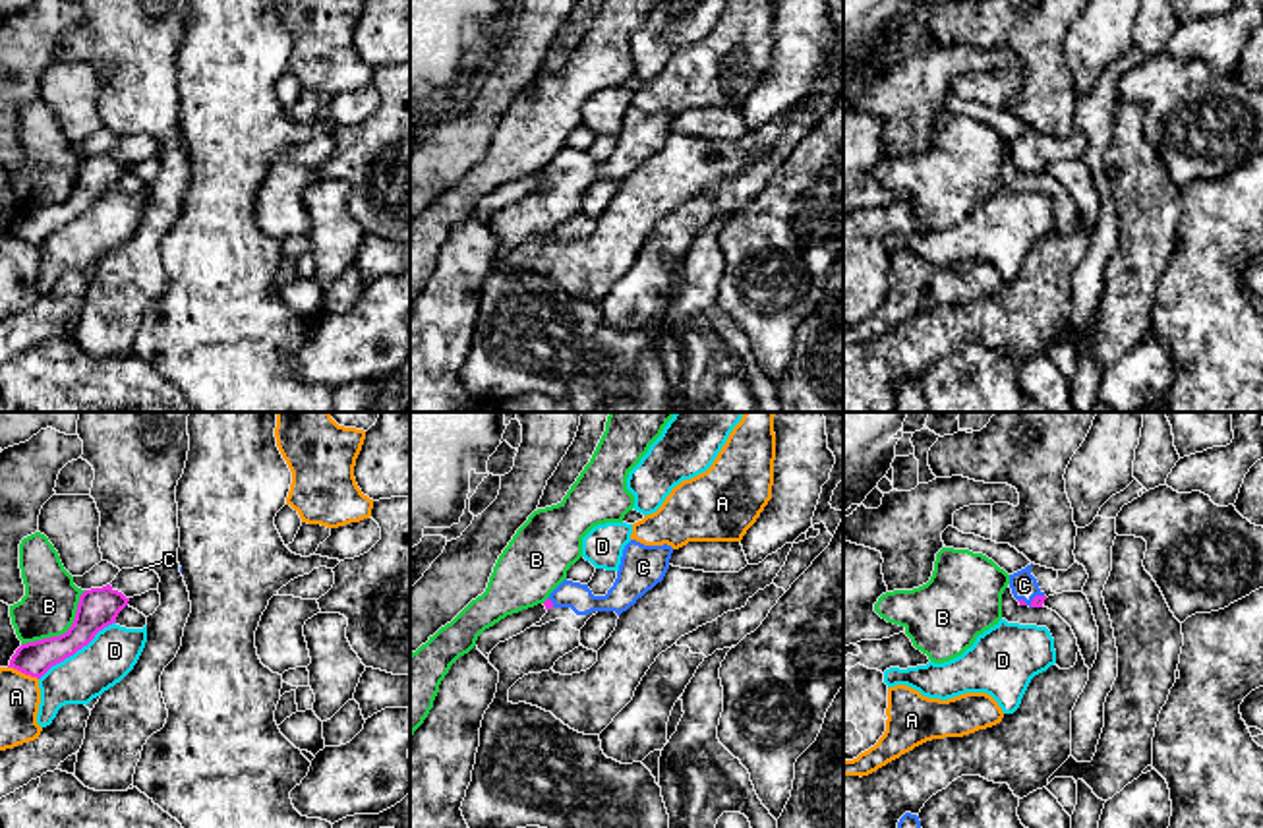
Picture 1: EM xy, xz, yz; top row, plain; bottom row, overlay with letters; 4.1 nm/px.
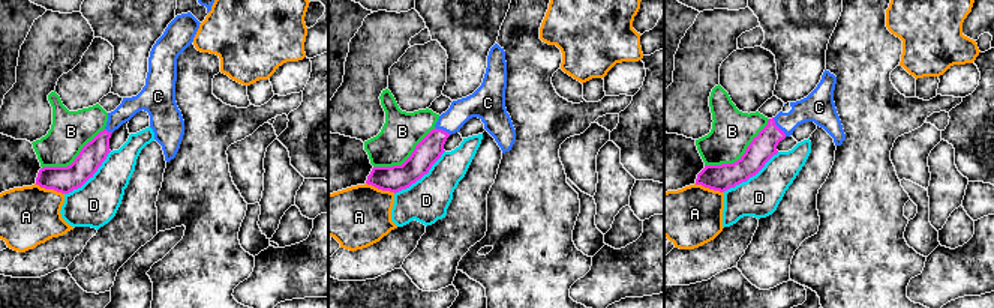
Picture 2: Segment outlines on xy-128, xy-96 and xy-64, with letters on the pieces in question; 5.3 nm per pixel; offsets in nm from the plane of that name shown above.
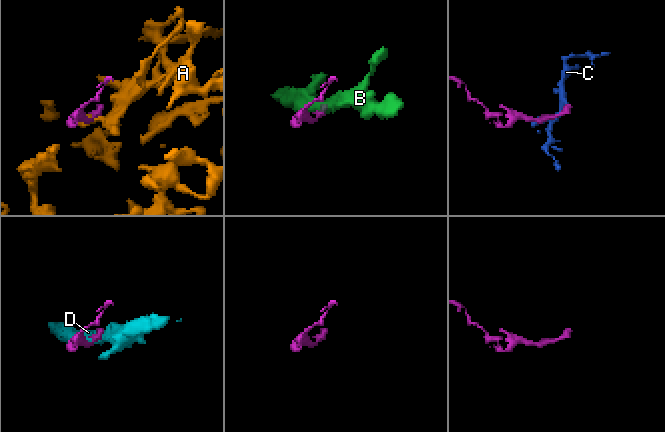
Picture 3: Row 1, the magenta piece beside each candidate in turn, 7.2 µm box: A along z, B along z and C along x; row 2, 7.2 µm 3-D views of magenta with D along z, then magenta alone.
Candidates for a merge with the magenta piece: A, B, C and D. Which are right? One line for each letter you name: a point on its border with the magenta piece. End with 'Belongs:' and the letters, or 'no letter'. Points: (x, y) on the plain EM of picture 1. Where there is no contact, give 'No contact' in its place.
C: Touches magenta at yz (1031, 169)
Belongs: C

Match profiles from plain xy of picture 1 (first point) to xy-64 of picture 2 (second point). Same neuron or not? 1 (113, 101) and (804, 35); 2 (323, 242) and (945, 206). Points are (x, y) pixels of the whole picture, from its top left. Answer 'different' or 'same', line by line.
1: same
2: same

